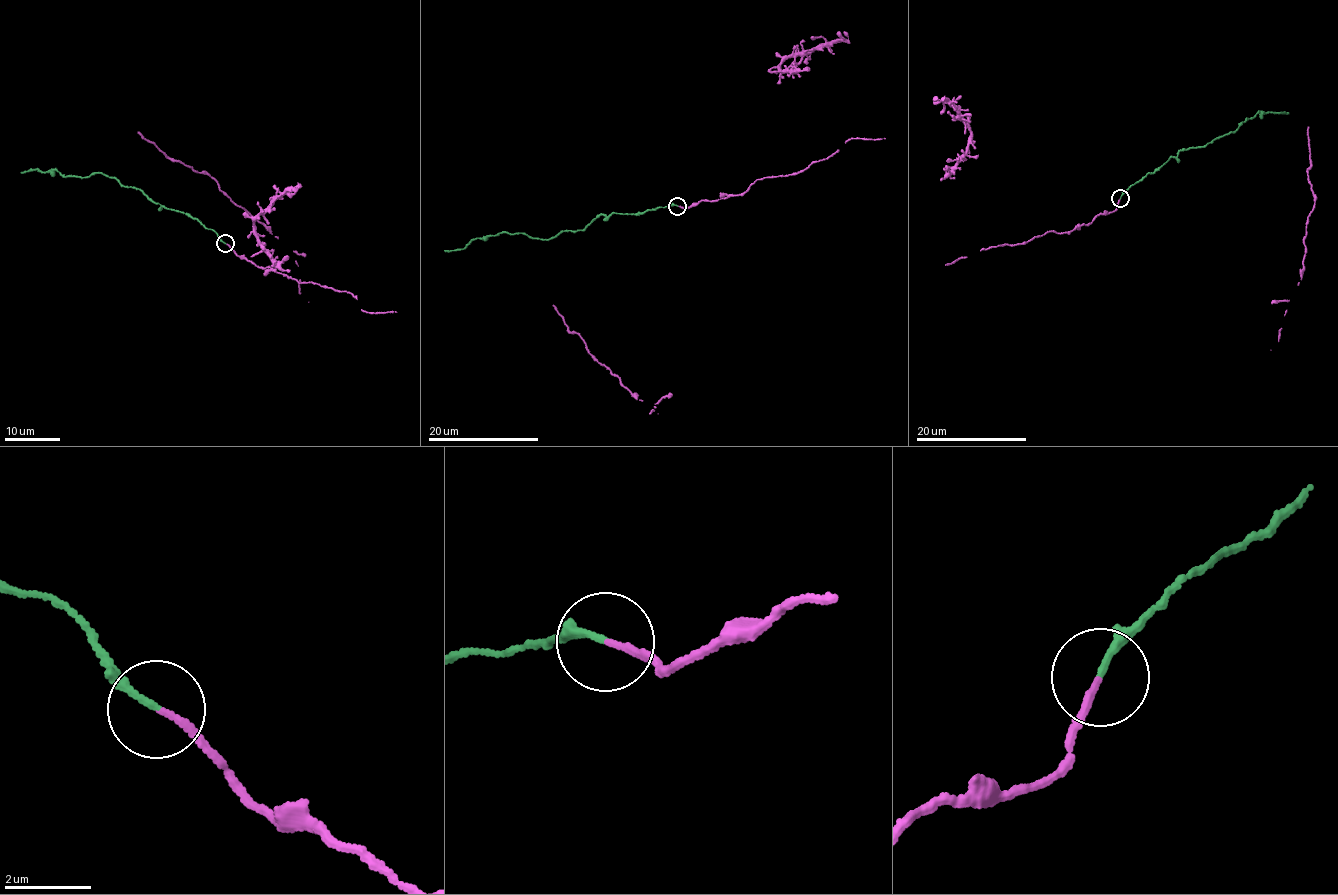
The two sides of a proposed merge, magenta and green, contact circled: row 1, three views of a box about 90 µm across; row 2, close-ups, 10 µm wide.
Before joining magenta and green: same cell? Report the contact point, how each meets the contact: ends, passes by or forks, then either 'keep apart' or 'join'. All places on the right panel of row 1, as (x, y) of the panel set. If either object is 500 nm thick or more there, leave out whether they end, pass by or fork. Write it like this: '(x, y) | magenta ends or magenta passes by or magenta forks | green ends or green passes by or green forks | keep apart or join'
(1120, 198) | magenta ends | green ends | join

